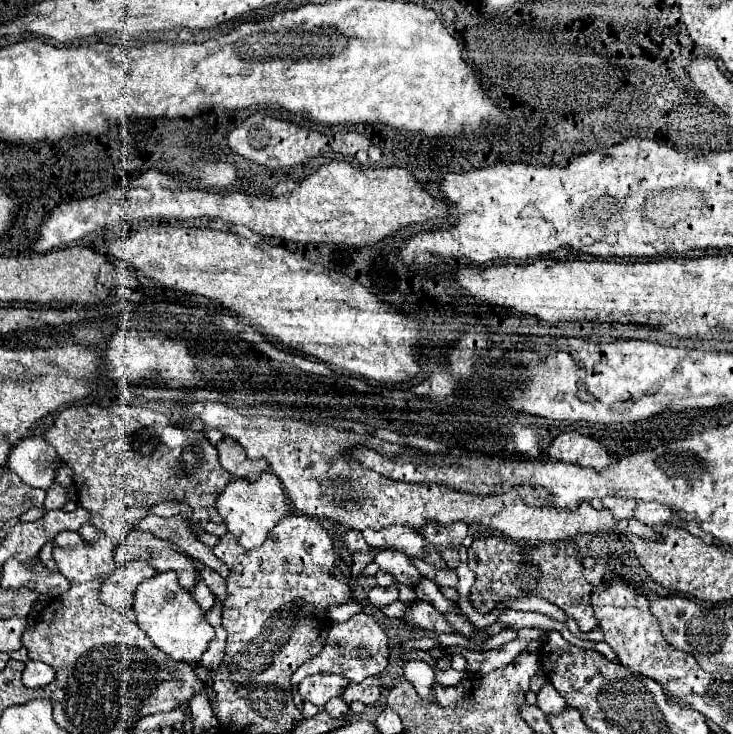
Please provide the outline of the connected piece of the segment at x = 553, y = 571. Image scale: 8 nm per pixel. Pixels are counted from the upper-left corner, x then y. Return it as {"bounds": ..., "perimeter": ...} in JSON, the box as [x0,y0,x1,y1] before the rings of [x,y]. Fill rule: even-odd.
{"bounds":[468,537,596,633],"perimeter":[[[486,537],[486,539],[476,539],[470,547],[468,547],[468,567],[474,571],[476,575],[476,583],[472,585],[472,603],[474,607],[480,607],[480,613],[485,614],[491,611],[504,597],[540,597],[546,599],[554,605],[558,605],[568,617],[572,617],[576,621],[576,625],[580,627],[580,631],[588,633],[596,627],[596,619],[594,619],[594,611],[590,607],[590,593],[592,593],[592,585],[584,579],[582,575],[582,565],[576,559],[576,547],[572,541],[566,543],[514,543],[508,541],[504,537]]]}

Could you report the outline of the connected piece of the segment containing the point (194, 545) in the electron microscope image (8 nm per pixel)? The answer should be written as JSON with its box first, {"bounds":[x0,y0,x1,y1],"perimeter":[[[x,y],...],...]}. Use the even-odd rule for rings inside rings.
{"bounds":[136,515,228,579],"perimeter":[[[148,515],[146,519],[142,519],[136,525],[136,531],[150,531],[154,535],[158,535],[160,539],[166,539],[170,543],[174,543],[176,547],[180,547],[182,551],[186,551],[190,557],[202,561],[204,565],[208,565],[210,569],[218,571],[224,579],[228,577],[228,567],[224,561],[220,561],[210,547],[202,545],[198,539],[194,539],[188,521],[182,515],[176,517],[156,517],[156,515]]]}

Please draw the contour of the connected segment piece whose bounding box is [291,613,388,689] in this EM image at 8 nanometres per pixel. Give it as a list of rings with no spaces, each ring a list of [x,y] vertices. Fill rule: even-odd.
[[[356,613],[344,623],[330,625],[324,651],[316,657],[308,659],[308,663],[298,667],[298,671],[292,675],[291,688],[296,688],[302,679],[306,679],[310,675],[318,675],[318,673],[336,673],[336,675],[348,679],[350,683],[360,683],[360,679],[380,675],[386,669],[386,665],[388,665],[386,633],[380,629],[380,625],[372,617],[368,617],[366,613]]]

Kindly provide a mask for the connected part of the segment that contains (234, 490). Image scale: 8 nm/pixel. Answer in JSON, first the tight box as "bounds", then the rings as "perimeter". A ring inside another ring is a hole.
{"bounds":[216,471,290,549],"perimeter":[[[264,471],[264,475],[260,475],[260,479],[256,479],[254,483],[250,483],[248,479],[230,481],[220,493],[216,509],[228,525],[228,531],[238,539],[238,543],[244,549],[258,549],[266,541],[268,533],[278,523],[278,519],[290,513],[290,507],[284,501],[286,497],[280,479],[272,471]]]}

